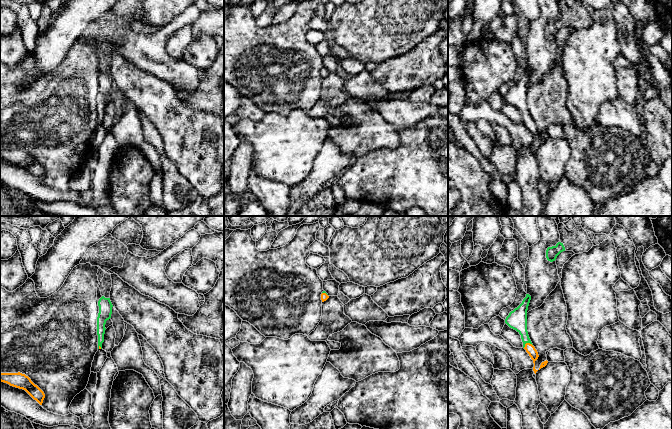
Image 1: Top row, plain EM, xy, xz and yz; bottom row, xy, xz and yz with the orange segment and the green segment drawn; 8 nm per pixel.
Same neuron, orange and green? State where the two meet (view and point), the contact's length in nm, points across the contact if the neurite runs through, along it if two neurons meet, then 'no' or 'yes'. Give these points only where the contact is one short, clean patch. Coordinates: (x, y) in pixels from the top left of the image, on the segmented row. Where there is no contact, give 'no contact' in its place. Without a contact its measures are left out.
yz (527, 343) | 80 nm | across yz (530, 349), (527, 343), (517, 319) | yes

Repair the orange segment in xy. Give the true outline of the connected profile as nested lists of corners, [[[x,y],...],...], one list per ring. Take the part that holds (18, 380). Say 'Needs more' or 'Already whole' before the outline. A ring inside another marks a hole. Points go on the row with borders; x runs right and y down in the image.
Already whole. [[[20,372],[0,373],[0,381],[7,383],[10,386],[25,390],[34,400],[42,405],[45,398],[44,392],[25,374]]]

